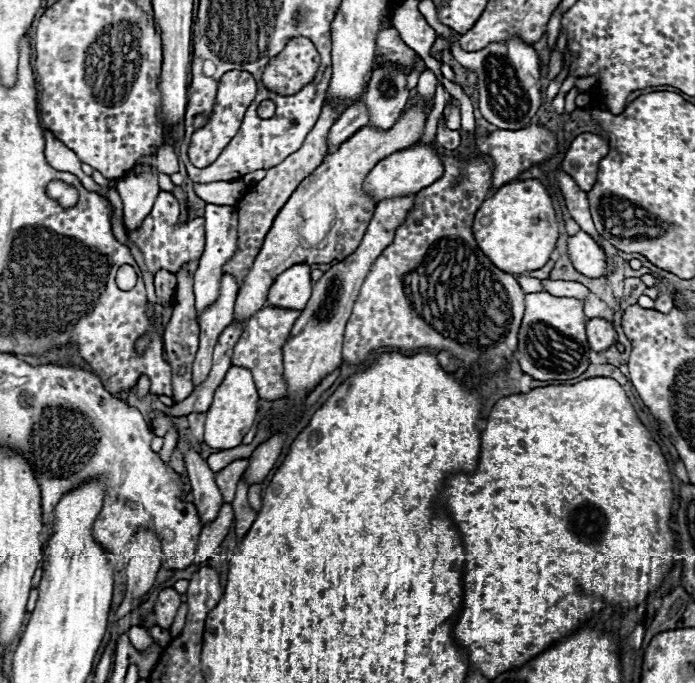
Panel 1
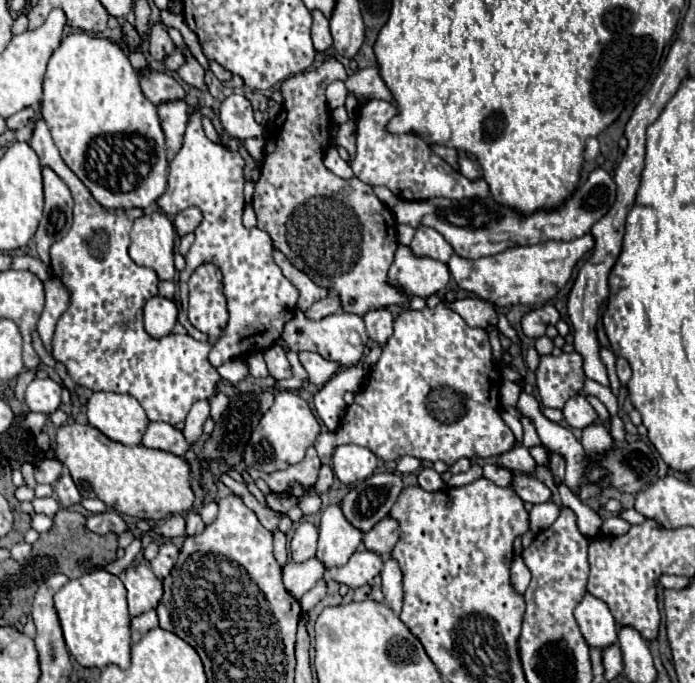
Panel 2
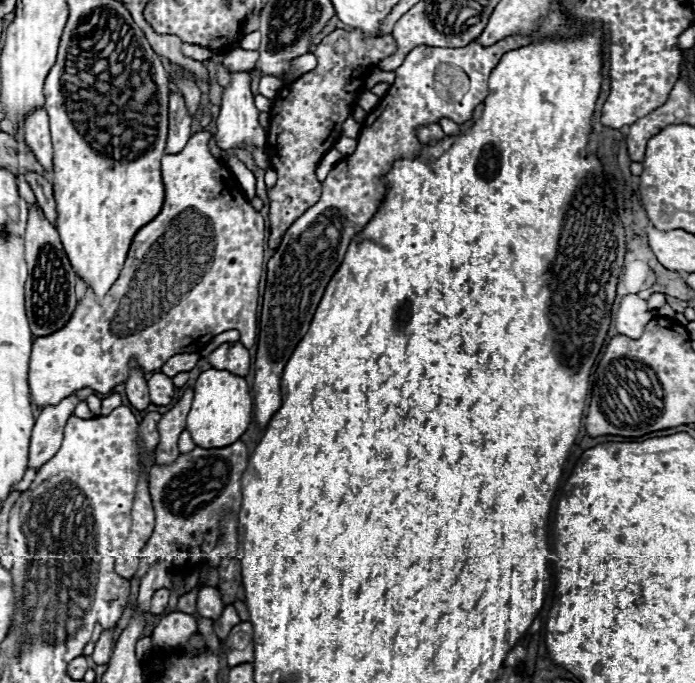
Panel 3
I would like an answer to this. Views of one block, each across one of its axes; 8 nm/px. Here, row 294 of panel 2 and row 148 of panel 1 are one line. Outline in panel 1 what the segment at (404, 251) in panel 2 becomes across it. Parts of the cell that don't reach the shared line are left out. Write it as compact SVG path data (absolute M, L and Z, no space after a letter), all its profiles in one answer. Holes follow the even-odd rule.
M412 146L400 152L394 152L392 156L380 160L370 174L364 180L364 192L372 198L374 204L388 200L388 198L398 198L398 196L412 196L418 194L420 190L428 188L430 184L434 184L440 176L442 176L444 168L440 164L440 156L438 152L432 150L432 146Z

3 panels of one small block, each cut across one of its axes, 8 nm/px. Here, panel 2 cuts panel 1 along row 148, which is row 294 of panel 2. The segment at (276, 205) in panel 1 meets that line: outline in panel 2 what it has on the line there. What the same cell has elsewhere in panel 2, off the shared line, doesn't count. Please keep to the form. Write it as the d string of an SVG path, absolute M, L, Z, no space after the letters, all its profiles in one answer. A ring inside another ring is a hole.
M274 250L274 252L272 252L272 258L274 258L274 262L278 264L278 268L282 270L282 274L284 274L284 276L298 288L298 292L300 292L298 302L296 302L296 308L298 308L298 310L308 310L316 300L322 300L322 298L328 296L328 290L326 290L326 288L316 286L314 282L310 282L310 278L306 278L306 274L302 274L300 270L294 270L294 266L290 266L288 258L286 258L282 252Z

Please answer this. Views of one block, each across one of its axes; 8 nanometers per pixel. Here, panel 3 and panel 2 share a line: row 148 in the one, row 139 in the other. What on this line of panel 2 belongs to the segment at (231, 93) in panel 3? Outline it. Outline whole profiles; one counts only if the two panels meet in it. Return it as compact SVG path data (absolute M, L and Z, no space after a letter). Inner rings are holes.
M230 94L222 106L220 106L220 120L226 130L222 134L222 144L228 142L228 138L262 138L264 128L254 120L252 106L242 94Z

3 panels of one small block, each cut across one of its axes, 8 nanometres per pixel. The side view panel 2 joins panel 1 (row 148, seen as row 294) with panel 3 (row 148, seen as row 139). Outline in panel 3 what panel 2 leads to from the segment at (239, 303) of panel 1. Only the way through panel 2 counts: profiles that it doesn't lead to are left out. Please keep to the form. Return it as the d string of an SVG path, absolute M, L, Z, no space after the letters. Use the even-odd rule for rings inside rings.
M334 30L332 34L328 34L318 46L314 46L314 56L318 58L318 66L306 74L302 74L298 80L294 80L292 84L286 84L280 94L274 100L274 106L270 110L270 128L268 128L268 140L266 140L266 152L268 152L268 160L270 160L270 168L274 168L278 172L278 182L274 188L268 190L268 200L270 200L270 238L268 238L268 248L274 250L278 248L282 236L286 234L286 230L290 228L290 224L310 206L314 206L320 200L322 194L322 184L316 178L316 166L320 162L320 158L338 142L338 138L342 136L342 124L348 118L348 114L352 112L352 106L356 102L356 98L362 92L362 86L366 82L368 72L386 56L390 56L392 52L396 52L396 42L392 36L384 36L384 38L364 38L362 32L358 30ZM338 38L346 38L350 42L350 52L346 54L336 54L334 52L334 42Z

